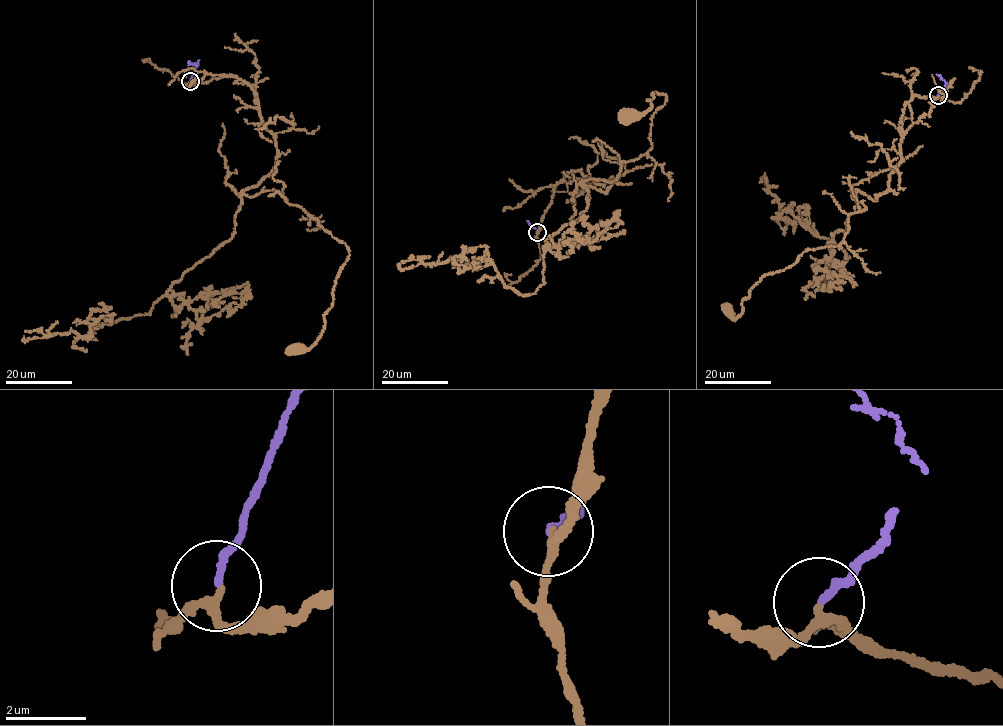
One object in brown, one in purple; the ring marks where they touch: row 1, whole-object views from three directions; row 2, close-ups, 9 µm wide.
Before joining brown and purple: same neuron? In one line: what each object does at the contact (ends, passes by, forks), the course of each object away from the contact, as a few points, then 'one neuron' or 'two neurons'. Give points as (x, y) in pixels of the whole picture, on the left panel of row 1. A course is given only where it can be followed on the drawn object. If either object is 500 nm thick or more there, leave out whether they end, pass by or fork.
brown passes by | purple ends | brown via (190, 82), (243, 80), (277, 157), (240, 193), (282, 191), (349, 253), (324, 330), (297, 350) | purple via (190, 82), (197, 64), (188, 62) | one neuron

